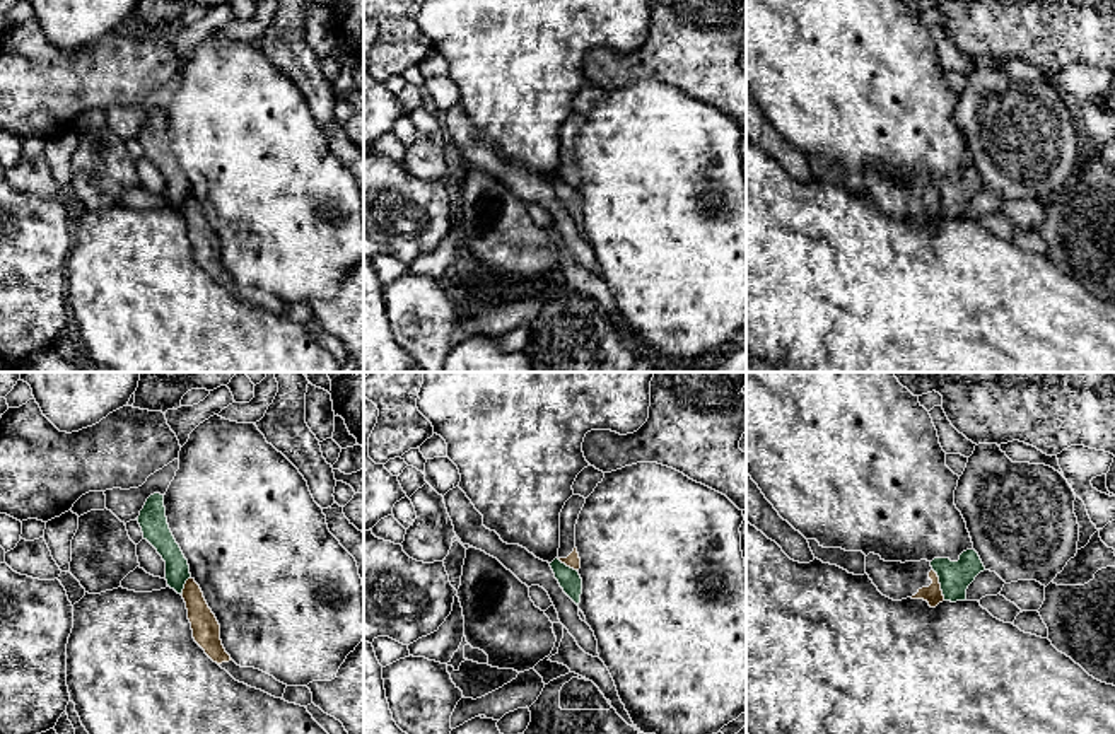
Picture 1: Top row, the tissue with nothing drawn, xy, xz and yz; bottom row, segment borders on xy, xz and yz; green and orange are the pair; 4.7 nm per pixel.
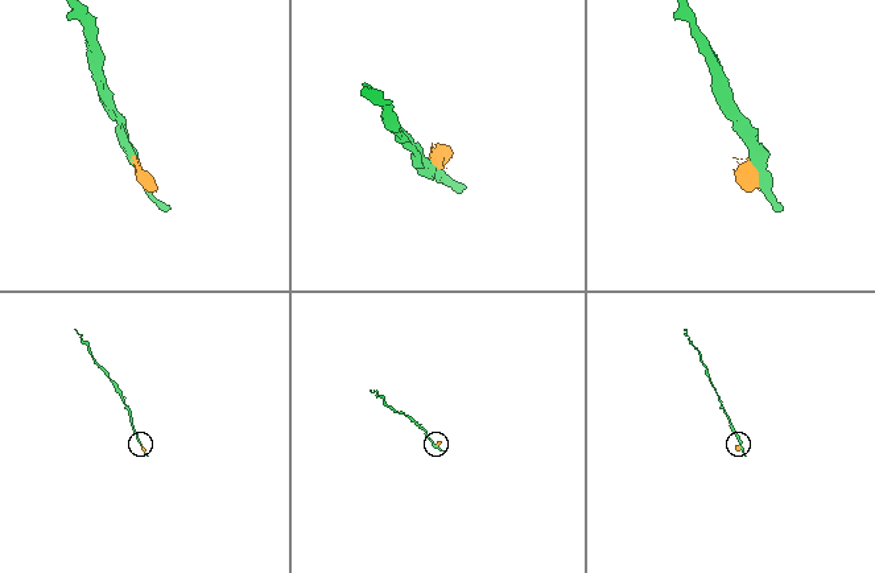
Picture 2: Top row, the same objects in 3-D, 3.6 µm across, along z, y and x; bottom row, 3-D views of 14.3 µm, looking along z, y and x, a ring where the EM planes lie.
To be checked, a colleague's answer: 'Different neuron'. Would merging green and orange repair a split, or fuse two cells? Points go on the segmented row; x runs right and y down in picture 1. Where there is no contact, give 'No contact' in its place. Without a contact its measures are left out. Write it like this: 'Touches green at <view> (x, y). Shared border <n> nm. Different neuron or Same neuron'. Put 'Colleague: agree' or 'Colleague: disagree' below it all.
Touches green at yz (939, 582). Shared border 160 nm. Different neuron
Colleague: agree

